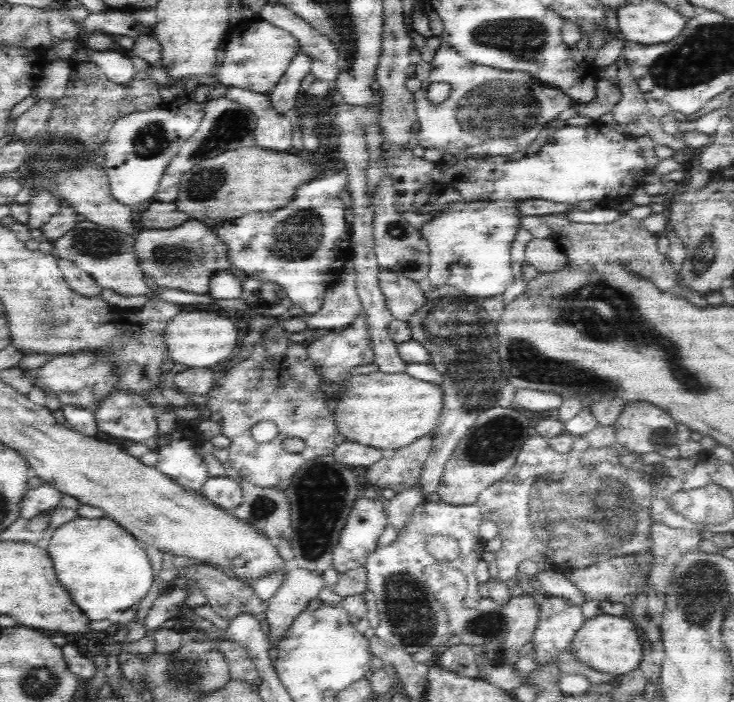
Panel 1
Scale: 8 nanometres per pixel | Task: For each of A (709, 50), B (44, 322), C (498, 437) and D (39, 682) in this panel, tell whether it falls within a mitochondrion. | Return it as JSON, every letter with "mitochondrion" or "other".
{"A":"mitochondrion","B":"mitochondrion","C":"mitochondrion","D":"mitochondrion"}

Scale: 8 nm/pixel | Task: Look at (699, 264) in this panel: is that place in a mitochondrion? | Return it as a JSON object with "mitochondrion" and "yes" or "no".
{"mitochondrion":"yes"}

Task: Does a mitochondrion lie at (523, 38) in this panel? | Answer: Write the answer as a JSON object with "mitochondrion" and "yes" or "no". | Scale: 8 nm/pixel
{"mitochondrion":"yes"}

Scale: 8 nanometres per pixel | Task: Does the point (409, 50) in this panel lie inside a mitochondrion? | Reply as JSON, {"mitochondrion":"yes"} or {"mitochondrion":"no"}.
{"mitochondrion":"no"}

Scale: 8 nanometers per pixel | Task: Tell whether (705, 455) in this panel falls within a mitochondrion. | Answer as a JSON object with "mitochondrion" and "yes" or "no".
{"mitochondrion":"no"}

